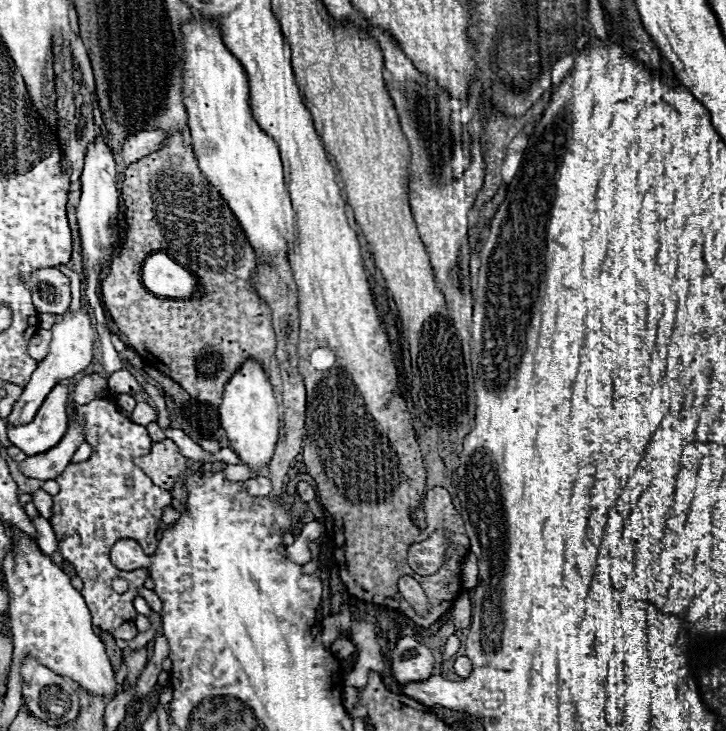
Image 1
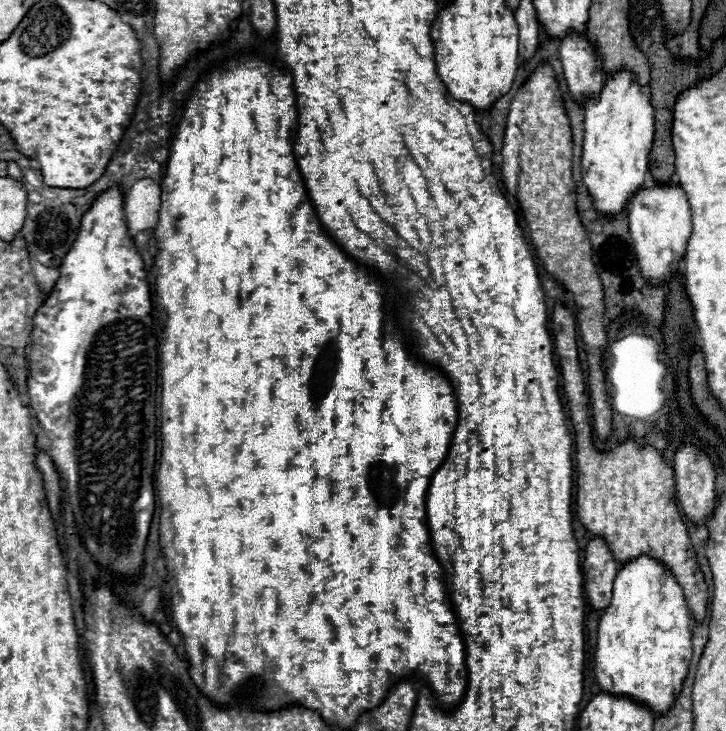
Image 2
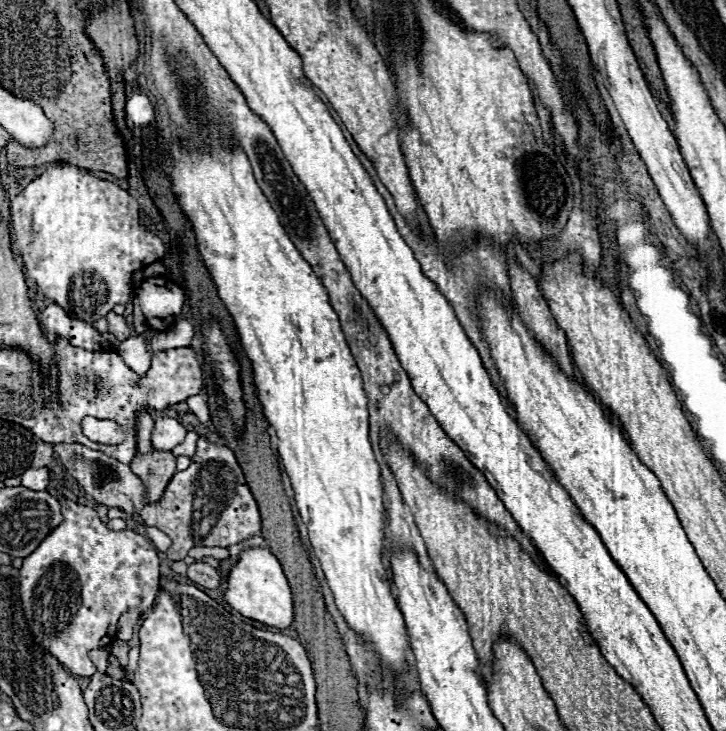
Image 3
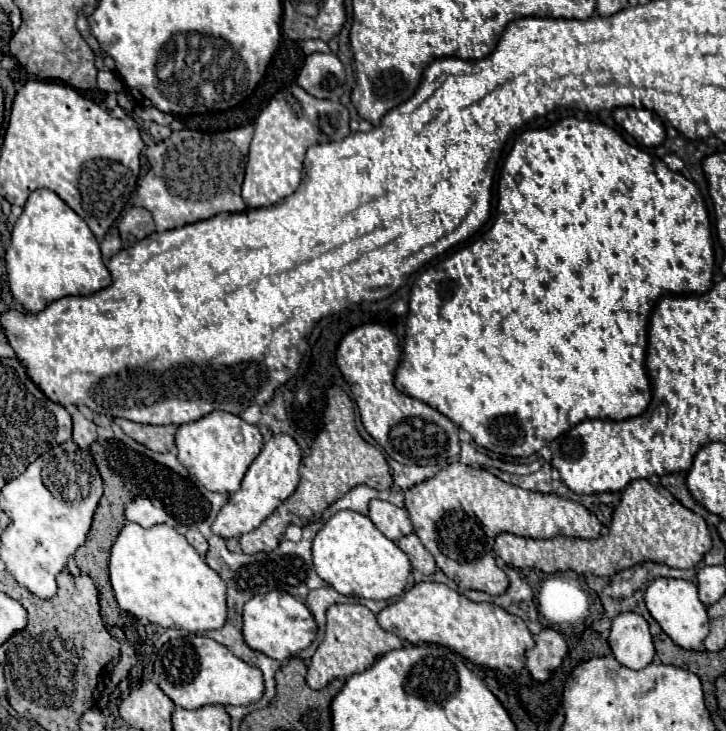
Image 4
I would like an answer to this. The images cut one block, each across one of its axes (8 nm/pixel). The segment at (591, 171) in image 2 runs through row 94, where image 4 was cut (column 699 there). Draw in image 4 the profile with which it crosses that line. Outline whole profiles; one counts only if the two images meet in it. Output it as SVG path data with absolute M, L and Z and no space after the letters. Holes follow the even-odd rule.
M658 578L646 588L644 602L652 618L674 640L674 644L686 650L702 648L702 642L708 636L708 614L706 614L706 606L698 600L696 584L686 580L674 580L674 578Z

